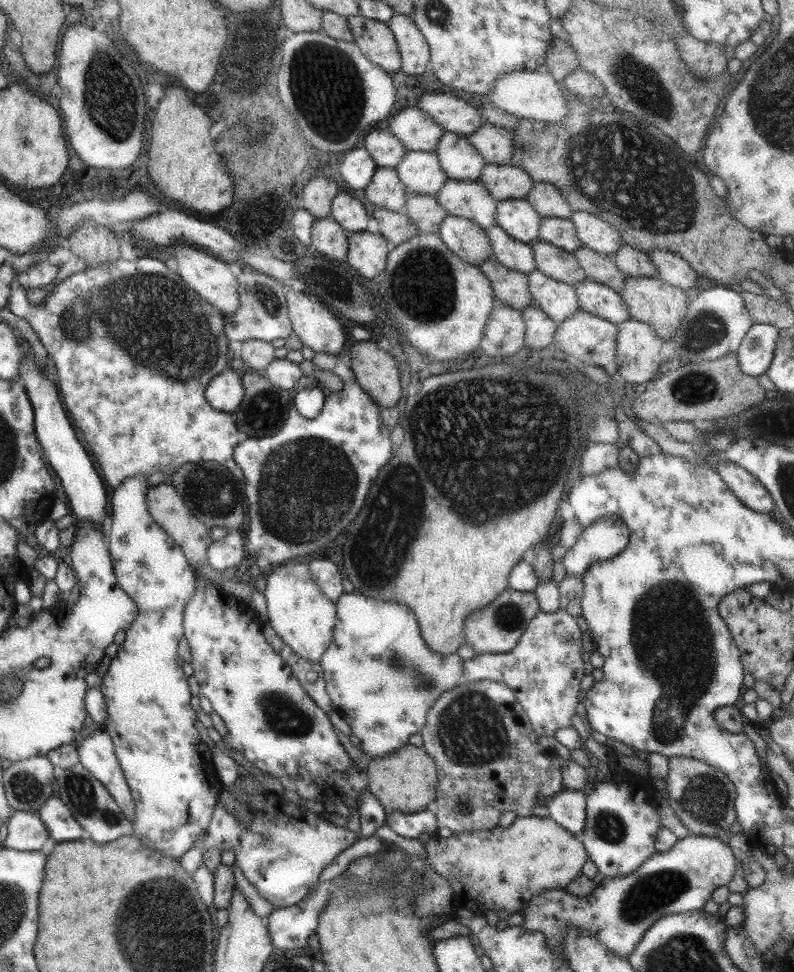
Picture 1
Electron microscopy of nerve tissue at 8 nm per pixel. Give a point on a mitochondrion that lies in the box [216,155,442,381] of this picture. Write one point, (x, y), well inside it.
(269, 299)

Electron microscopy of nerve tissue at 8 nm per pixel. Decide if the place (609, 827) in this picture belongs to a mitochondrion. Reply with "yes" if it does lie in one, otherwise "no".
yes

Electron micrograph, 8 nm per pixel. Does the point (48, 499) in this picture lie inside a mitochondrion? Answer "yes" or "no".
no

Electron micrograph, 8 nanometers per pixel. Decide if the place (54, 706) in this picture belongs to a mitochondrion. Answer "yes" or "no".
no

